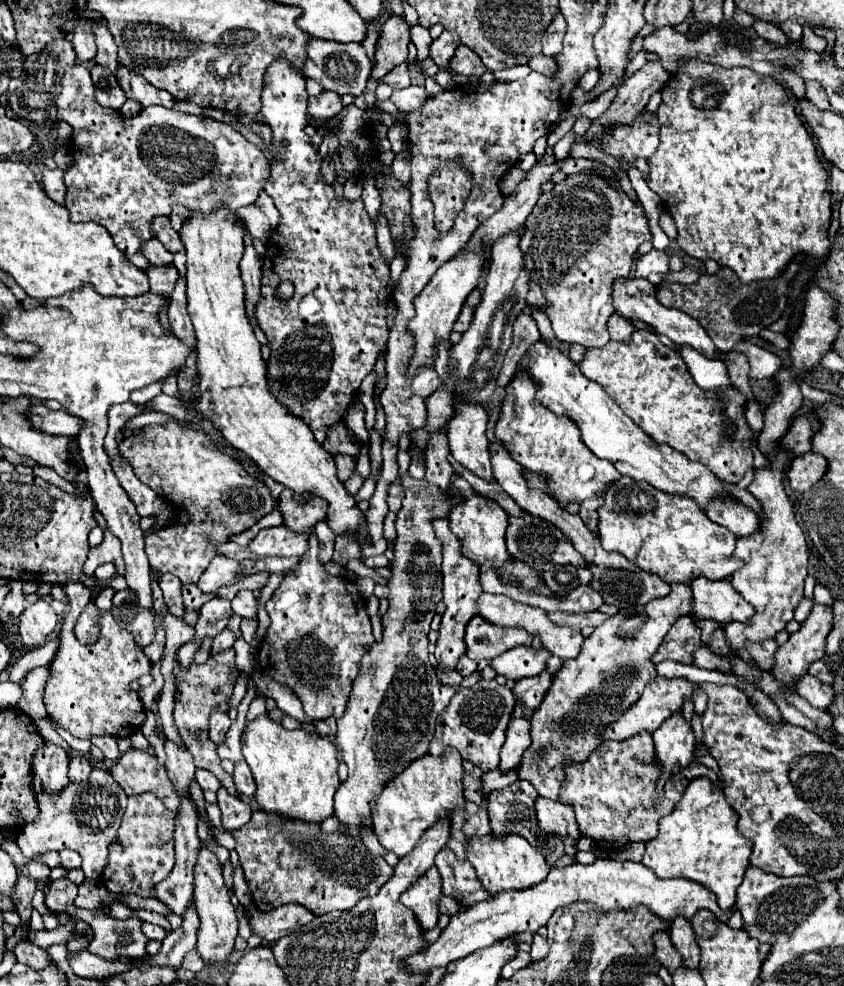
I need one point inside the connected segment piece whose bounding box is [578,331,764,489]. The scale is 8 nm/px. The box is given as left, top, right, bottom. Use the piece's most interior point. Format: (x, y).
(649, 381)

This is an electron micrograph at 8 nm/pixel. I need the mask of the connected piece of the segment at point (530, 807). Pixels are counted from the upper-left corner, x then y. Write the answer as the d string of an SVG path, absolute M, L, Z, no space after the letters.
M516 781L506 789L488 795L488 817L492 835L506 837L510 833L520 835L530 841L536 849L542 845L542 835L538 829L534 801L538 791L528 781Z

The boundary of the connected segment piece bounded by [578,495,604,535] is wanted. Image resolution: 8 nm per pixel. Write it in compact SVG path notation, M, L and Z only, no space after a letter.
M602 495L598 497L598 499L586 499L586 501L582 501L580 503L580 519L584 521L584 525L590 529L590 531L594 531L596 535L598 535L598 513L596 513L596 509L600 507L604 503L604 499L602 499Z

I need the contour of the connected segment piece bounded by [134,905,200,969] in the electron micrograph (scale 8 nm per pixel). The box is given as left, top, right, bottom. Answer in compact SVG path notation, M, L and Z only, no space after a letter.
M194 905L184 913L184 921L180 925L182 933L170 933L162 941L162 949L156 955L146 955L142 959L134 961L134 967L150 967L150 965L160 965L160 967L180 967L182 959L188 951L194 949L196 945L196 931L198 931L198 915L194 911Z

